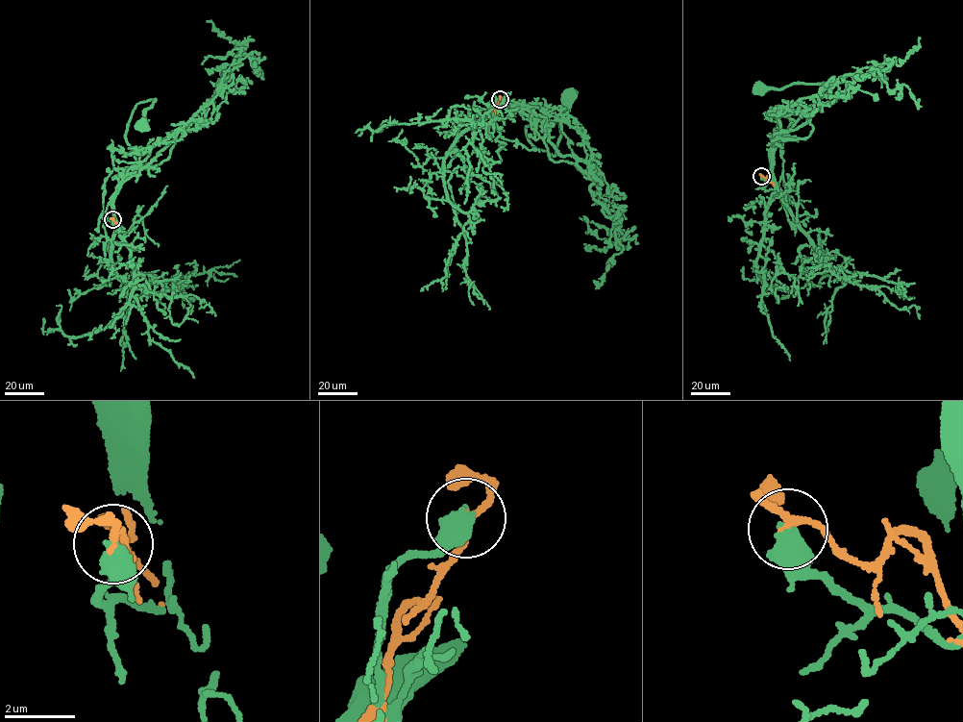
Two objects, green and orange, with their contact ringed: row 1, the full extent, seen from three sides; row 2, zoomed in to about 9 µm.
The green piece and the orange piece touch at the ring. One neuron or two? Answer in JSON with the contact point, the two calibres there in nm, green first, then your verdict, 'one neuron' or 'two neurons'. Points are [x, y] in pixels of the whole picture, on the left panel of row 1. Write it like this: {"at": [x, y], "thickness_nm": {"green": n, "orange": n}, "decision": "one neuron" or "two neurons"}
{"at": [112, 219], "thickness_nm": {"green": 600, "orange": 170}, "decision": "two neurons"}

